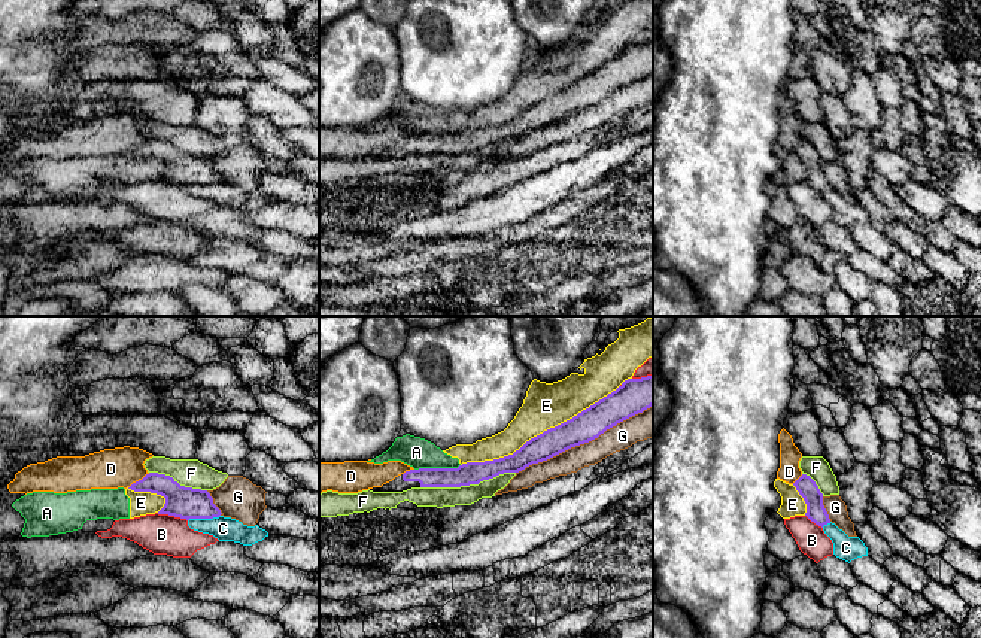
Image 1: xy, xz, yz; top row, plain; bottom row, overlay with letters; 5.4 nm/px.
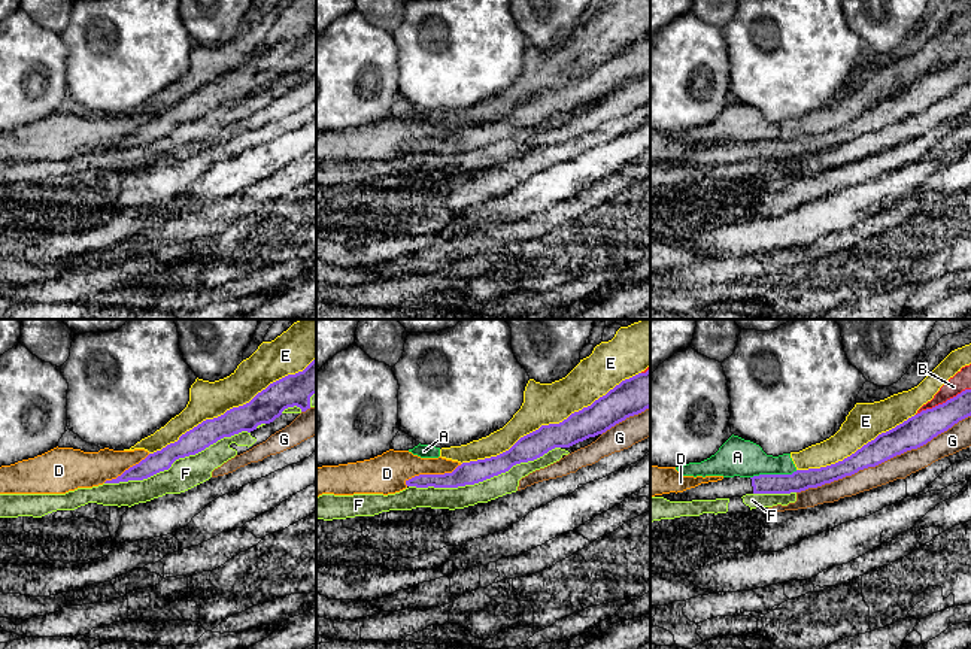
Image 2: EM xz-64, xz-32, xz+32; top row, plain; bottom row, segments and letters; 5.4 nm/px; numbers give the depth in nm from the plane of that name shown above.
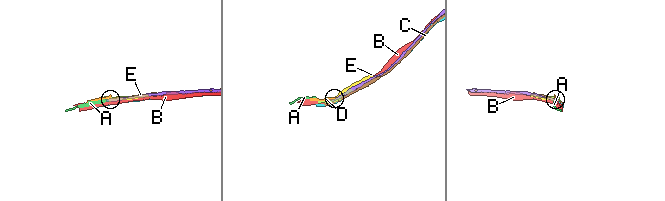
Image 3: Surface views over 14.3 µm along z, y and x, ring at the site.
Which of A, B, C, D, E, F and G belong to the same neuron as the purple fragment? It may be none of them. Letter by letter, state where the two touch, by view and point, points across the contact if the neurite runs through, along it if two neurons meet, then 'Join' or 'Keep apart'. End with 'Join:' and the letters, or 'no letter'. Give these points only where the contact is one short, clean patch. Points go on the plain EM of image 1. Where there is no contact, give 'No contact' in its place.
A: Touches purple at xz (437, 134). Boundary: xz (459, 130), (456, 133), (415, 136). Keep apart
B: Touches purple at xy (172, 181). Keep apart
C: Touches purple at xy (203, 184). Keep apart
D: Touches purple at xy (139, 146). Boundary: xy (149, 139), (128, 154). Keep apart
E: Touches purple at xz (547, 96). Keep apart
F: Touches purple at xz (467, 151). Keep apart
G: Touches purple at xz (583, 109). Keep apart
Join: no letter

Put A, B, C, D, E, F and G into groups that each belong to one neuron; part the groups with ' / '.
A E / B / C / D / F / G

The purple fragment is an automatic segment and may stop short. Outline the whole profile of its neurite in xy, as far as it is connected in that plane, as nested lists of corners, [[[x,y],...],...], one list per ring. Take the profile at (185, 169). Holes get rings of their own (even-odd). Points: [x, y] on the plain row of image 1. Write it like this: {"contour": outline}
{"contour": [[[149,139],[128,155],[164,162],[165,170],[158,180],[168,180],[186,186],[213,185],[222,180],[207,157],[180,152],[173,143],[165,140]]]}

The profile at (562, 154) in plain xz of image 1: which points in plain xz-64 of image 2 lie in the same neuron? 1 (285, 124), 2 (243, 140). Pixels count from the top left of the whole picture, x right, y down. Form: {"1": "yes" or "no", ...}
{"1": "yes", "2": "yes"}

